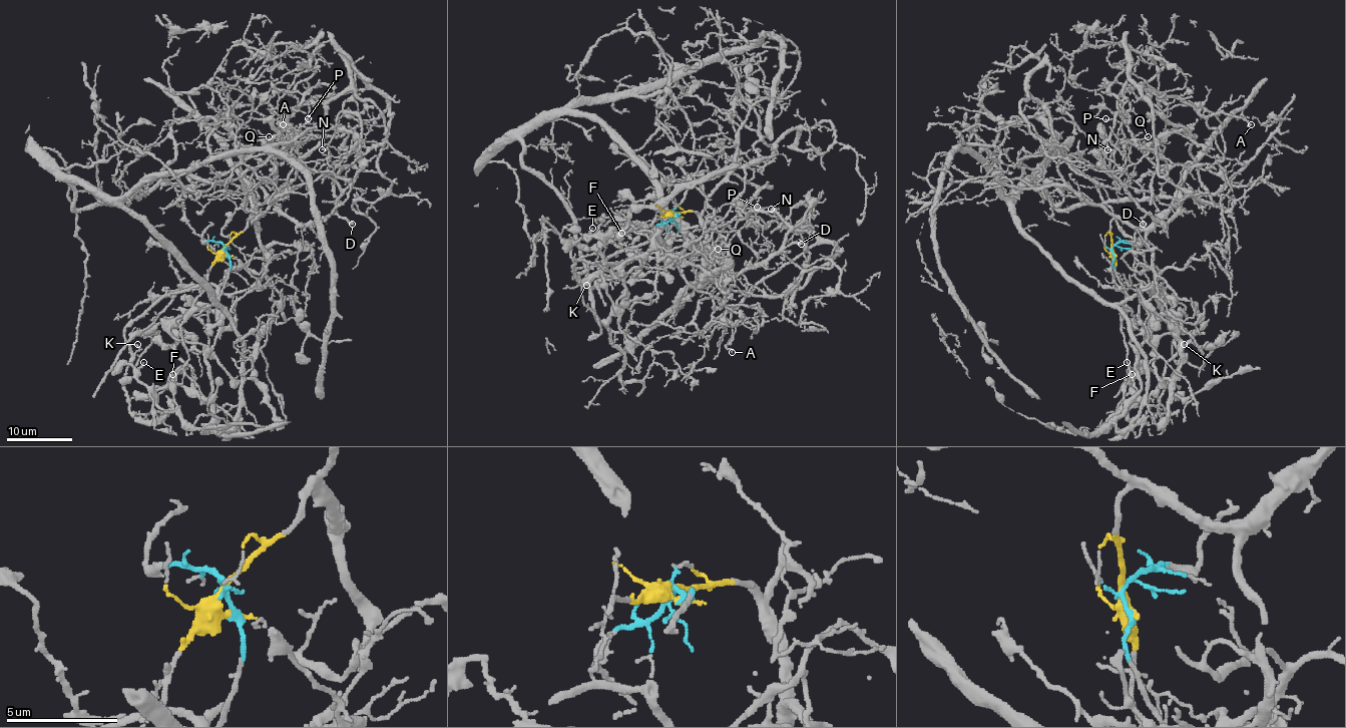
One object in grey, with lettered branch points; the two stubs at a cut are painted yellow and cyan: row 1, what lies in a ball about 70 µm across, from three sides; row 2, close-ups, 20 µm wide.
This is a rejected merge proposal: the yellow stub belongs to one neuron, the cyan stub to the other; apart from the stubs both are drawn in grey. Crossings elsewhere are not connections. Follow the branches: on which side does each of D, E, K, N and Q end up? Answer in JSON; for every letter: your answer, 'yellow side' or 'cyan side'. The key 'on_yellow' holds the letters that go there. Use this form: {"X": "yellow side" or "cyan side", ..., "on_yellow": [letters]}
{"D": "yellow side", "E": "cyan side", "K": "cyan side", "N": "yellow side", "Q": "yellow side", "on_yellow": ["D", "N", "Q"]}

